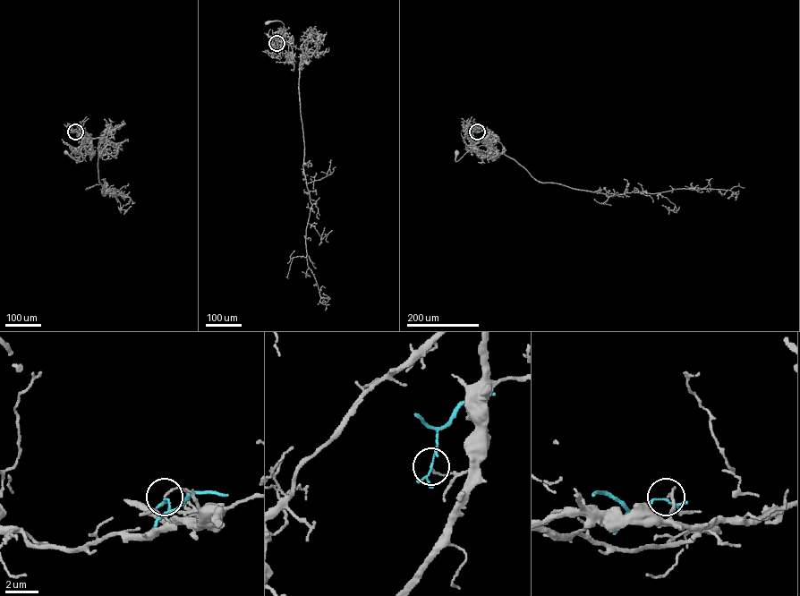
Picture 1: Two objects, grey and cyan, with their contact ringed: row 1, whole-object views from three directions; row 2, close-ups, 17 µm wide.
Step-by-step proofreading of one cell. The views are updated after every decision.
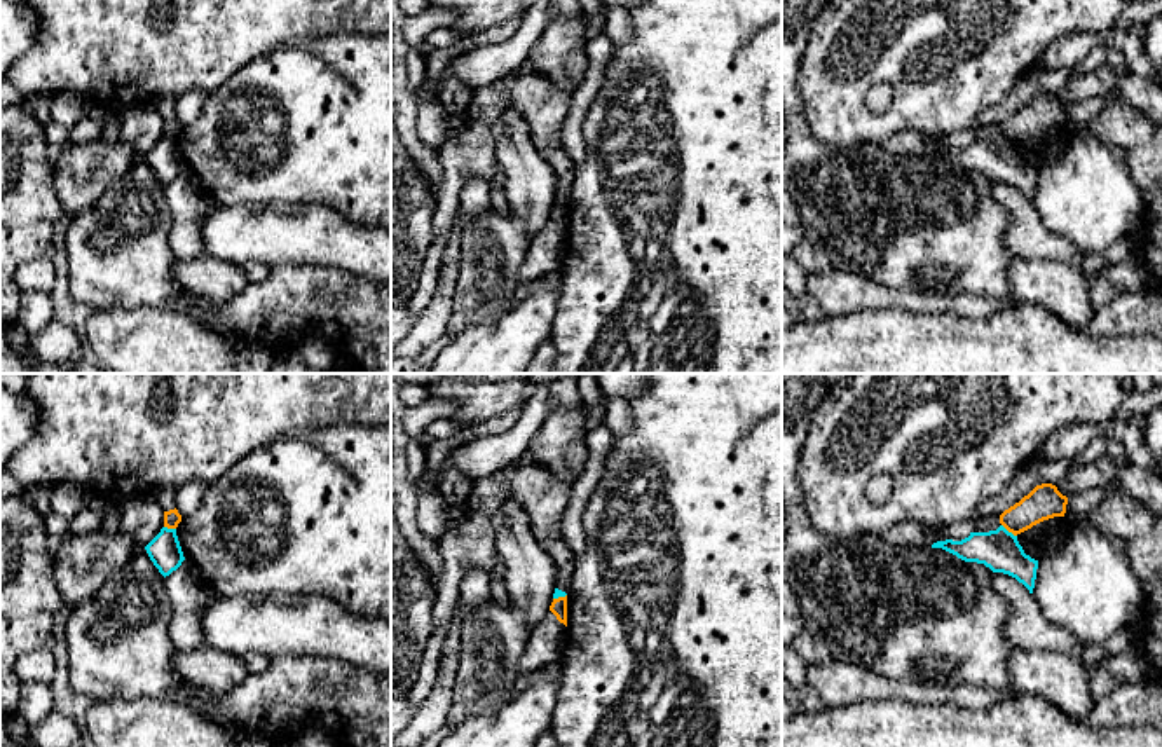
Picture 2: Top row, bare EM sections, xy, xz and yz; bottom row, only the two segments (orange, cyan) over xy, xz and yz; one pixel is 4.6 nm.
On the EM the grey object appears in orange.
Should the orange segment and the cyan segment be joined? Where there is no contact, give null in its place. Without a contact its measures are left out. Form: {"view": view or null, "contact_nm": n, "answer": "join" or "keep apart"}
{"view": "yz", "contact_nm": 90, "answer": "keep apart"}

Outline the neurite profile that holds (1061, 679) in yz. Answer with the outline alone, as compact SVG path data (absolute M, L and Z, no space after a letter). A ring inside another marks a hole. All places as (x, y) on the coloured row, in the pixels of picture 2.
M1015 649L1008 656L1012 695L1035 695L1071 717L1089 716L1096 702L1090 696L1092 668L1080 658L1061 651Z

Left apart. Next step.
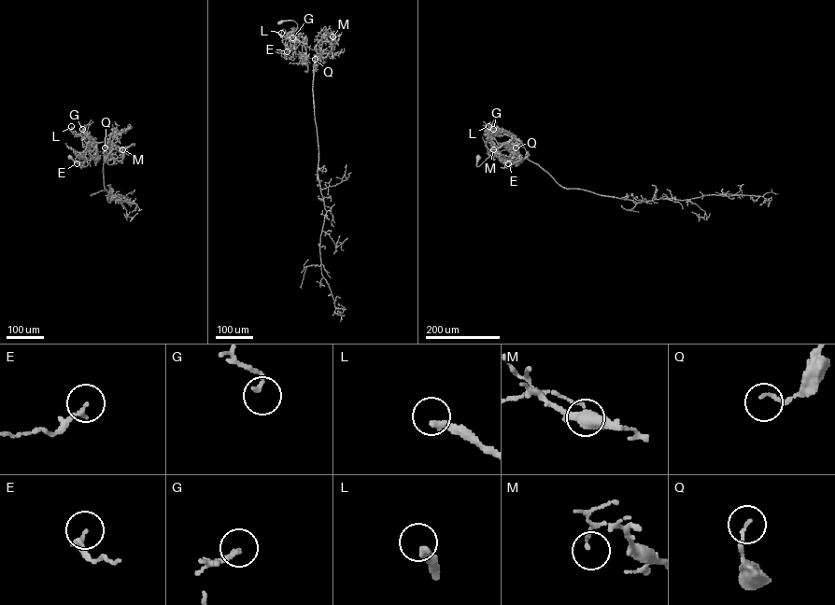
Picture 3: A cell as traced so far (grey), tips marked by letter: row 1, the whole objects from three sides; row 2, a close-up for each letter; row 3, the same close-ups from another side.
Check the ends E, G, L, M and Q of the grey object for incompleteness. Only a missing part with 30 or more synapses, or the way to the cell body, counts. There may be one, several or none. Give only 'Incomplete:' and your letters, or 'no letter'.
Incomplete: L

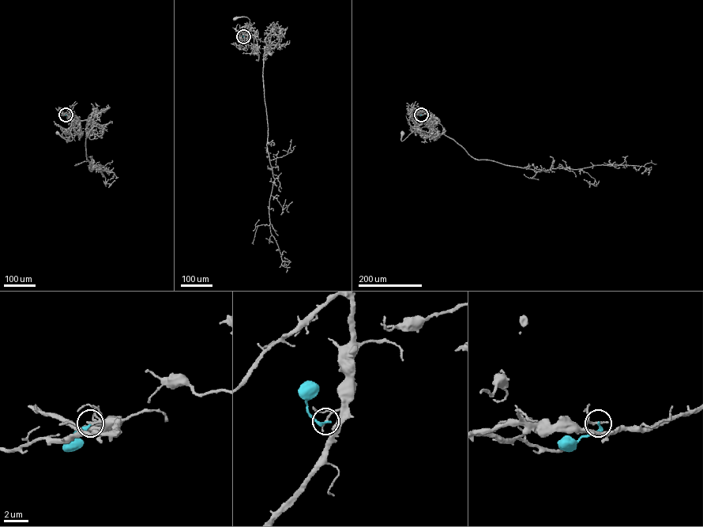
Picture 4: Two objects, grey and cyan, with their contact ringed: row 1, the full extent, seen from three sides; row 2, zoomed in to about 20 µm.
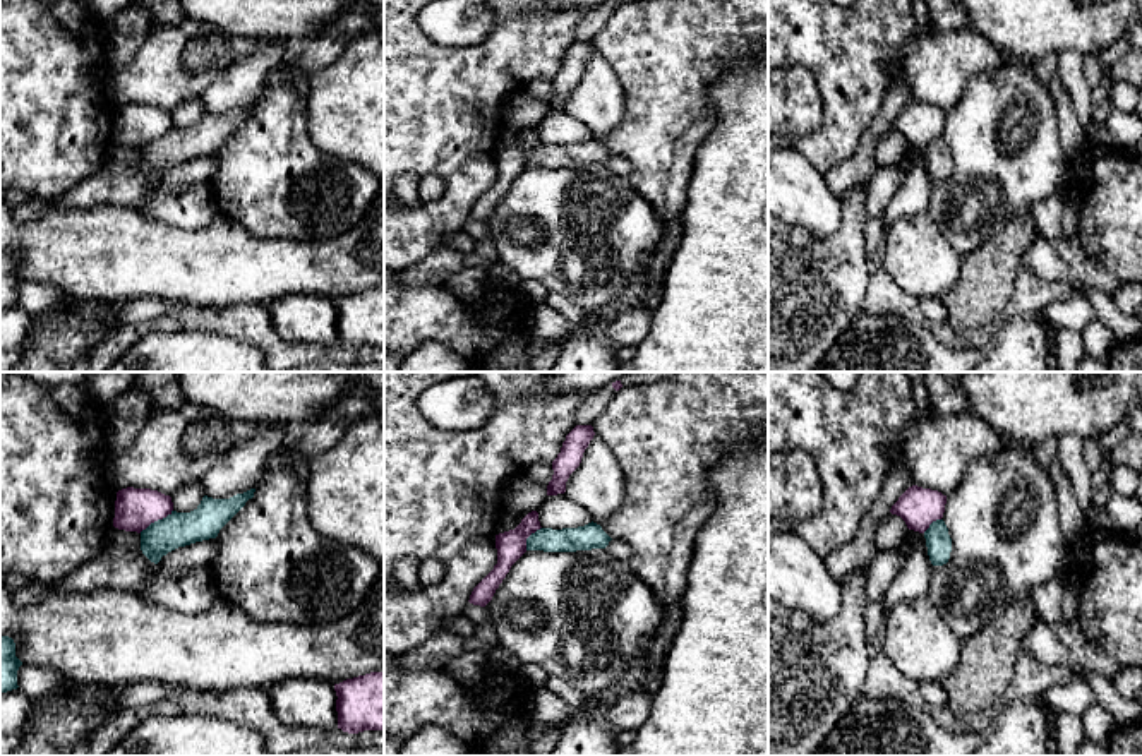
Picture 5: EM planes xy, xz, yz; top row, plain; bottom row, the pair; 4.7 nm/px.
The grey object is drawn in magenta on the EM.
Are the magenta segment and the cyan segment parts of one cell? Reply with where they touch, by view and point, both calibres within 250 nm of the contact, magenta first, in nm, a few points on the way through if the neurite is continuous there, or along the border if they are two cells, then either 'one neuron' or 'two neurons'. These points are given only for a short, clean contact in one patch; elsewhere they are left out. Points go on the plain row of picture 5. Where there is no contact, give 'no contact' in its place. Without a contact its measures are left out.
meets magenta in xy at (155, 136); 190 nm thick on the magenta side, 160 nm on the other; border along xy (172, 126), (139, 148); two neurons

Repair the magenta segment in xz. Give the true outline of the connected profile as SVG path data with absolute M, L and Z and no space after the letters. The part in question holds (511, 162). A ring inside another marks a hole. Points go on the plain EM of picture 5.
M532 127L514 146L496 151L497 180L473 204L470 219L485 223L492 216L511 182L526 168L526 154L540 144L538 129Z

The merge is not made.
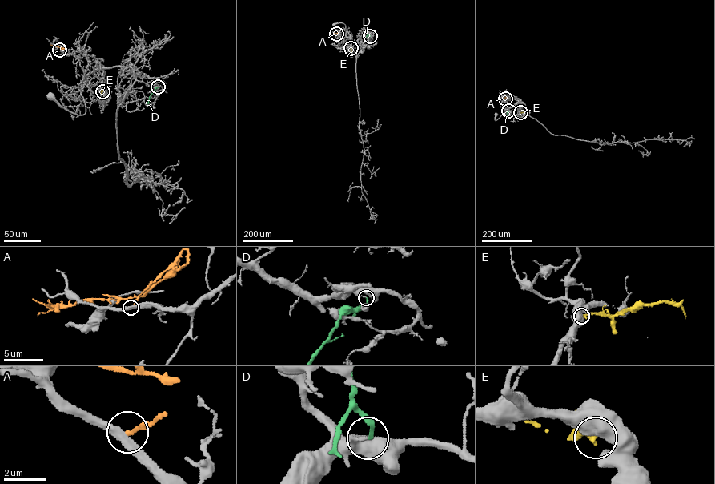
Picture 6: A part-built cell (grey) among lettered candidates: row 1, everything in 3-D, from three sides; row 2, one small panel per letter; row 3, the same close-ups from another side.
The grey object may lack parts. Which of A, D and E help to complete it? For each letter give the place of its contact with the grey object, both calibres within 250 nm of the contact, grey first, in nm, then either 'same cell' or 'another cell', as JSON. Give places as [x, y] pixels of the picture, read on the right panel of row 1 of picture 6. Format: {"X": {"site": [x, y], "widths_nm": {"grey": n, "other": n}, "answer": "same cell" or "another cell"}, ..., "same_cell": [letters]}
{"A": {"site": [505, 98], "widths_nm": {"grey": 360, "other": 190}, "answer": "another cell"}, "D": {"site": [508, 110], "widths_nm": {"grey": 240, "other": 130}, "answer": "same cell"}, "E": {"site": [520, 112], "widths_nm": {"grey": 1000, "other": 260}, "answer": "another cell"}, "same_cell": ["D"]}

